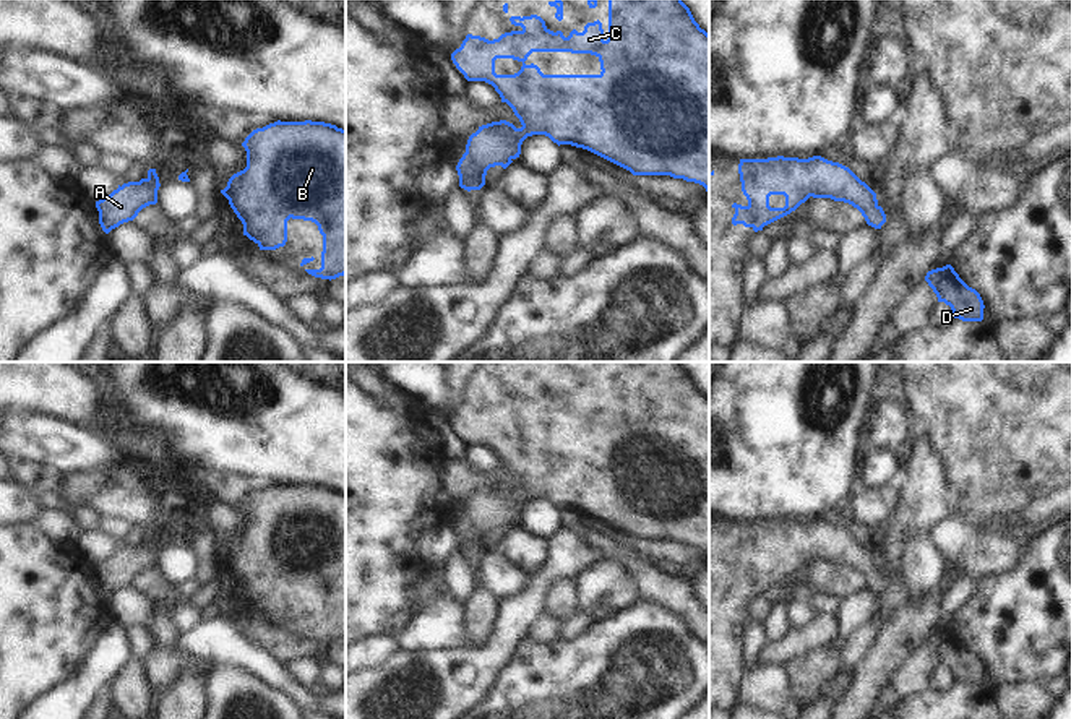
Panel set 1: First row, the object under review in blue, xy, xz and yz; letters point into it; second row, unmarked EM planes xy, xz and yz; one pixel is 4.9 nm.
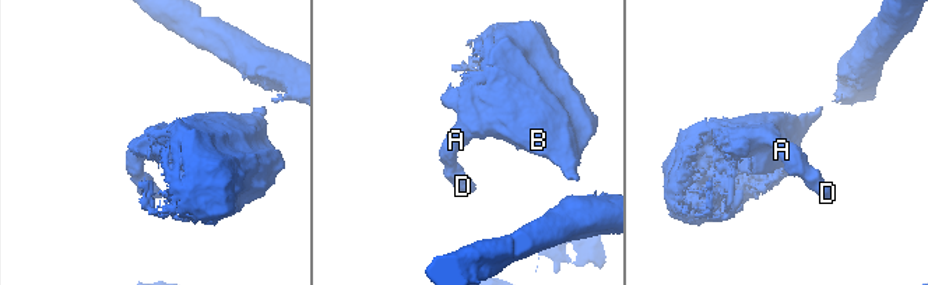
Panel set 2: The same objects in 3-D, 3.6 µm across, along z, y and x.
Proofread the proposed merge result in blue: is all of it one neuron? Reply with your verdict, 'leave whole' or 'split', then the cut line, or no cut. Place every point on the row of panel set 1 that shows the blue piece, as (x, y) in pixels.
leave whole | no cut

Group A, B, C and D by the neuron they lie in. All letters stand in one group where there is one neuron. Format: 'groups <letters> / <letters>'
groups A B C D

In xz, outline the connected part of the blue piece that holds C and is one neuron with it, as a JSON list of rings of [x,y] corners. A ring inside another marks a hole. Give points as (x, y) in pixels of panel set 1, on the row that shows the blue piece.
[[[609,0],[609,39],[604,39],[602,23],[587,23],[583,32],[573,29],[568,37],[561,31],[550,31],[537,16],[511,16],[511,24],[521,31],[501,34],[488,41],[467,34],[461,47],[451,54],[456,68],[467,81],[485,81],[495,88],[501,102],[506,102],[521,122],[516,128],[506,120],[479,127],[466,144],[456,170],[459,187],[471,192],[485,185],[490,167],[506,169],[521,154],[527,136],[545,135],[553,143],[587,149],[633,175],[670,175],[699,183],[709,193],[709,34],[695,21],[690,8],[682,0]],[[532,52],[591,54],[600,62],[599,75],[544,75],[534,63],[524,62]],[[513,58],[523,63],[514,75],[497,75],[495,60]]]

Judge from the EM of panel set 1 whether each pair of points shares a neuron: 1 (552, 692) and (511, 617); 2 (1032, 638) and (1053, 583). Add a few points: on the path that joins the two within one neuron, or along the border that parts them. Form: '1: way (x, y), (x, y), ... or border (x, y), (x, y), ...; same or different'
1: border (528, 637), (502, 671); different
2: way (1032, 625), (1045, 611), (1049, 596); same

